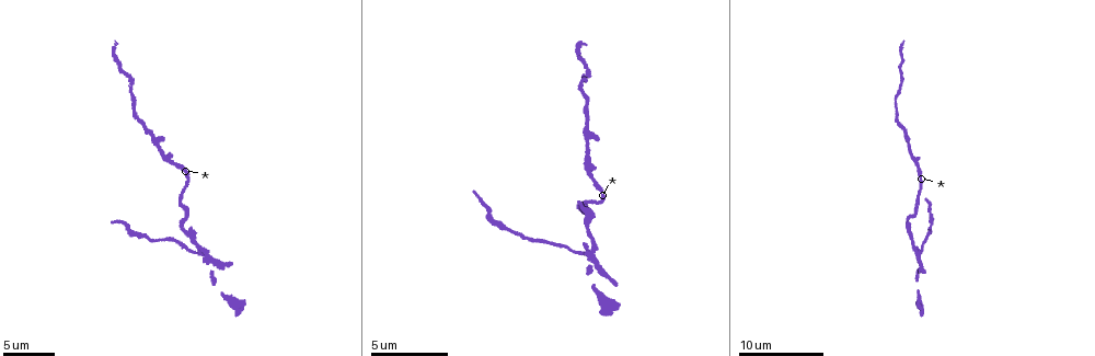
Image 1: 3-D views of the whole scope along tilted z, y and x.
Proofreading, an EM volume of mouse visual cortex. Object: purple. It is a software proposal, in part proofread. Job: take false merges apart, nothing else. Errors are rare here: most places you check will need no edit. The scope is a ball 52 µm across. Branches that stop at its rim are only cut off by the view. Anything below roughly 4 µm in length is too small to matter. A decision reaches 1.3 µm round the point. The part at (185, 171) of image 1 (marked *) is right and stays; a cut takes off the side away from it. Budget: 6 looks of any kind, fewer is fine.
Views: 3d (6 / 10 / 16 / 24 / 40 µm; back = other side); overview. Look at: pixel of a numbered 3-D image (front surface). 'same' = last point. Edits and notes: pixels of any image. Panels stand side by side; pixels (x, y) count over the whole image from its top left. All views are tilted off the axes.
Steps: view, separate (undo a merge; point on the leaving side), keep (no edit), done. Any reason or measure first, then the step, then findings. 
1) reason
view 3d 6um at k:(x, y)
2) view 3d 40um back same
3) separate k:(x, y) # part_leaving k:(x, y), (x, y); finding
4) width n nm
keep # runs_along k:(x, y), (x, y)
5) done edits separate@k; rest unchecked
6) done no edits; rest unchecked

narrows sharply
view 3d 16um at 1:(160, 149)

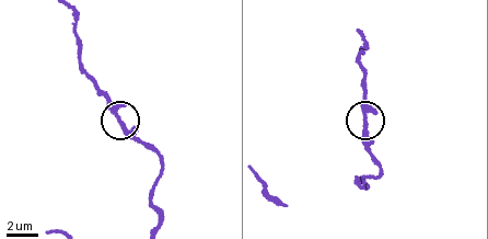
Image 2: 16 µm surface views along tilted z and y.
keep # runs_along 2:(381, 170), (364, 126), (368, 93); one cell here

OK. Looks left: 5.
calibre changes
view 3d 6um at 1:(180, 196)

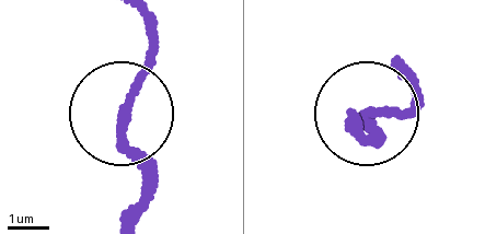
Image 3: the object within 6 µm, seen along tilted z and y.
keep # all the same cell

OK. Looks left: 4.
three arms meet
view 3d 10um at 1:(920, 252)

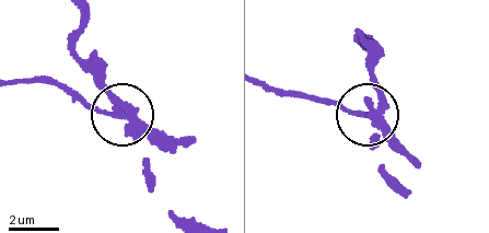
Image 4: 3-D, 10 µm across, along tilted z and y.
closer look
view 3d 6um at 4:(119, 116)

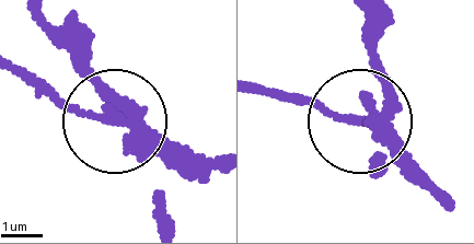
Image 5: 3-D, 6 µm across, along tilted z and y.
arms 3
separate 5:(192, 170) # a second cell is stuck on

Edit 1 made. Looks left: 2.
done edits separate@5; rest unchecked

